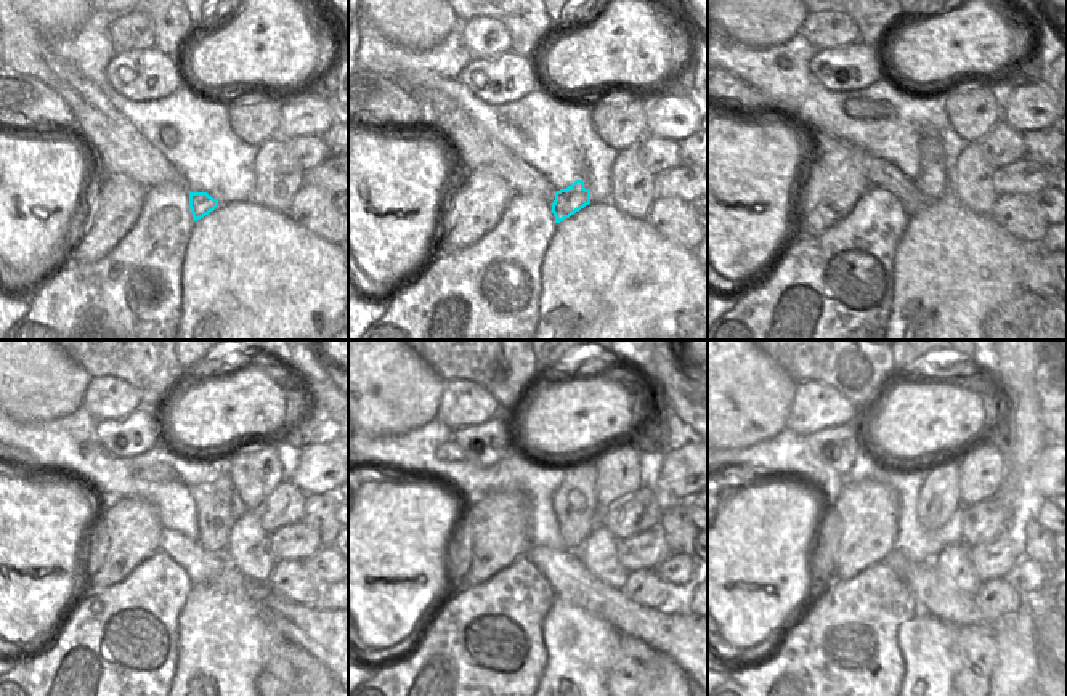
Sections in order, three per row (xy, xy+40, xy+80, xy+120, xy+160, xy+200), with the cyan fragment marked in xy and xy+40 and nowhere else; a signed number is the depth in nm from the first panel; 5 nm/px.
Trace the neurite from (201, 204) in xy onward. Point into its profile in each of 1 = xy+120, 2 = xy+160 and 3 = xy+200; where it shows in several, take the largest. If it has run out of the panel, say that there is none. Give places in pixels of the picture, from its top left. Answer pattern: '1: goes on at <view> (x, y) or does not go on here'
1: goes on at xy+120 (214, 509)
2: goes on at xy+160 (575, 504)
3: goes on at xy+200 (939, 496)

